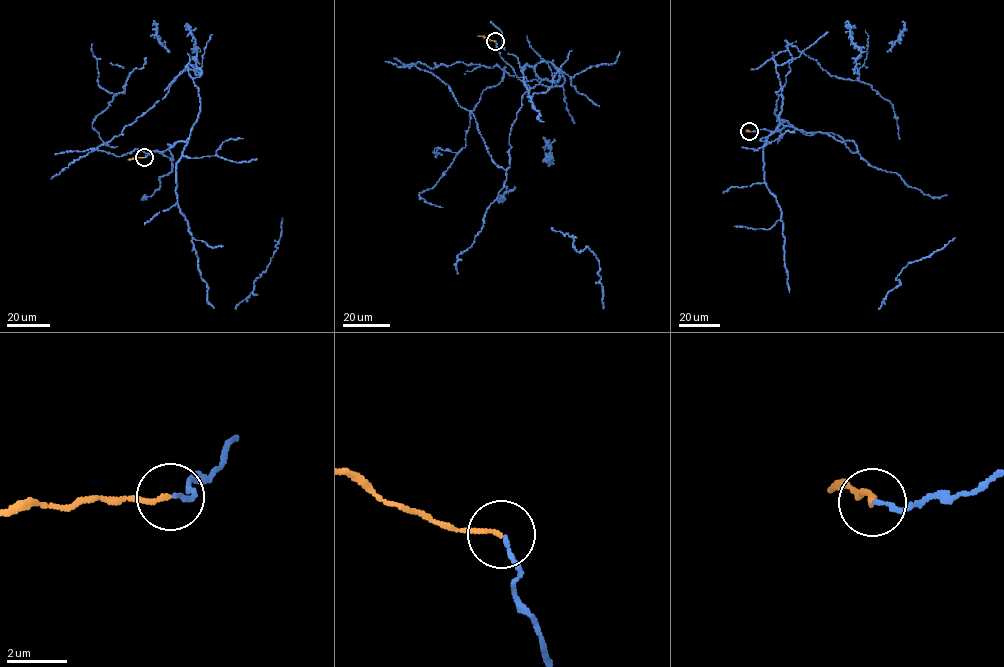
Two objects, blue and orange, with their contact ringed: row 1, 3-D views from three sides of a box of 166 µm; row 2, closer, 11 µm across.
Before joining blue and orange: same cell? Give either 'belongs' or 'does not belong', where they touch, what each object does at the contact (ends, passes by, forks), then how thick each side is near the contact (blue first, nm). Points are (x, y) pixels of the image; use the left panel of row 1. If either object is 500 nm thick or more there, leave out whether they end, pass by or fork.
belongs | (144, 157) | blue ends | orange ends | 120/140 nm

